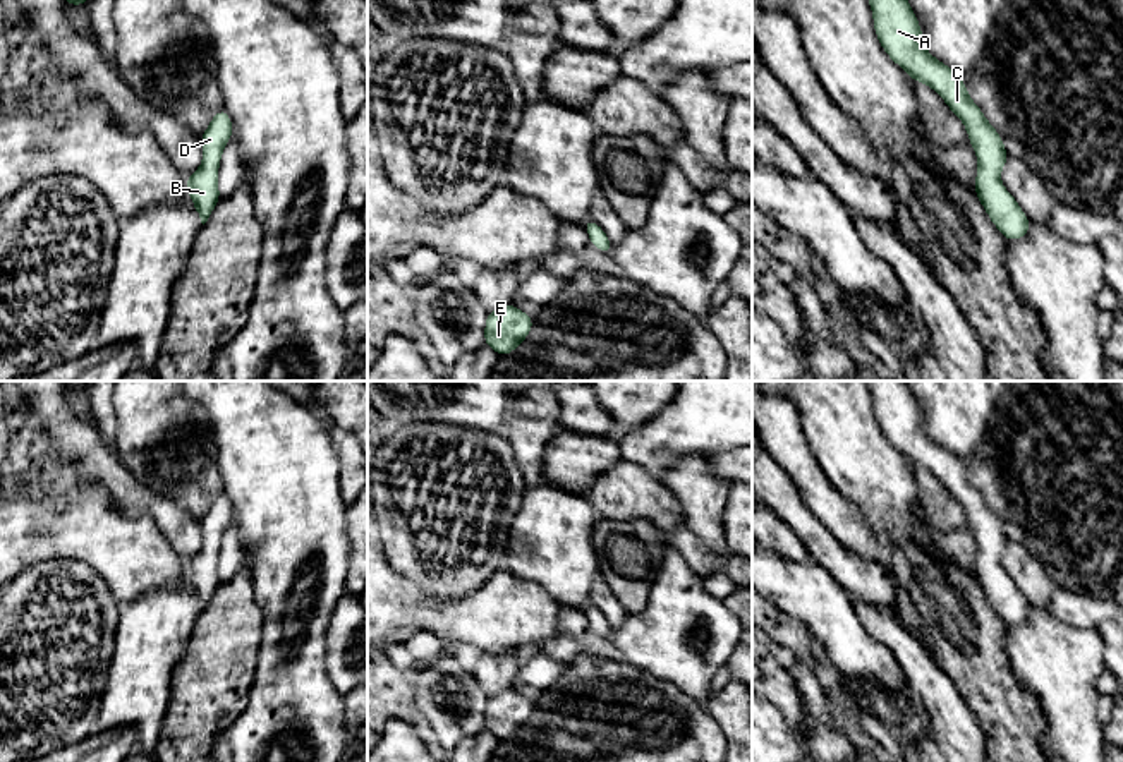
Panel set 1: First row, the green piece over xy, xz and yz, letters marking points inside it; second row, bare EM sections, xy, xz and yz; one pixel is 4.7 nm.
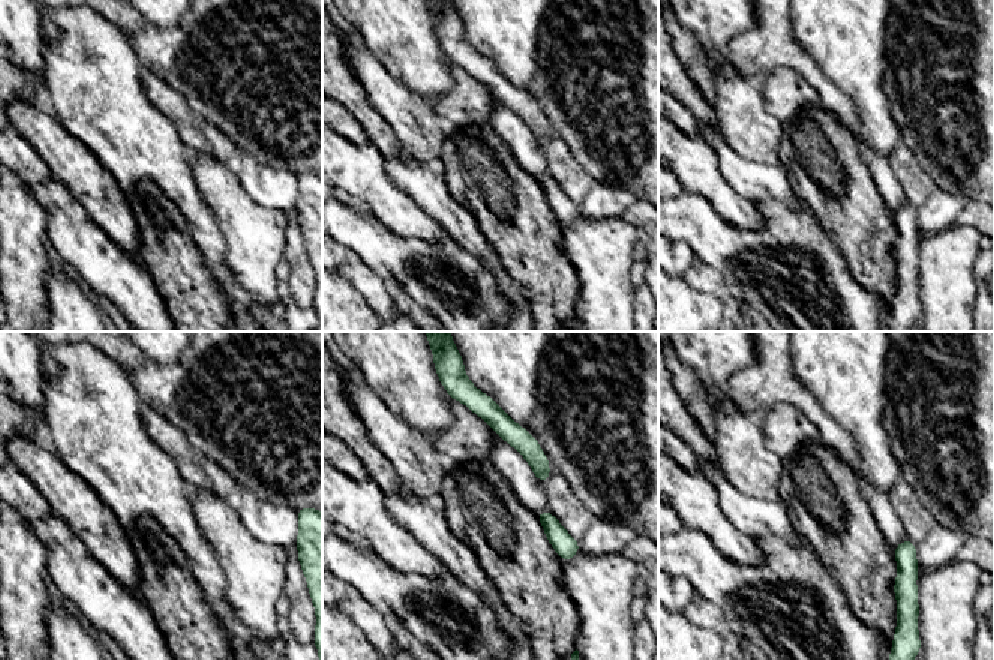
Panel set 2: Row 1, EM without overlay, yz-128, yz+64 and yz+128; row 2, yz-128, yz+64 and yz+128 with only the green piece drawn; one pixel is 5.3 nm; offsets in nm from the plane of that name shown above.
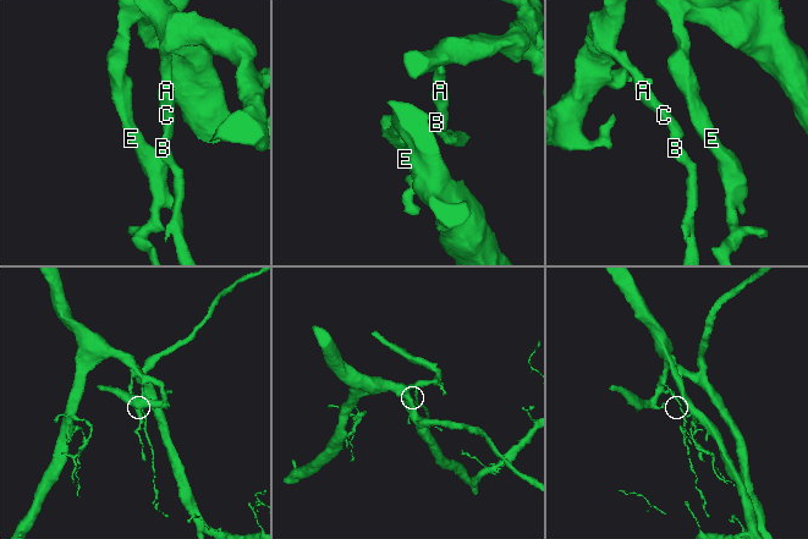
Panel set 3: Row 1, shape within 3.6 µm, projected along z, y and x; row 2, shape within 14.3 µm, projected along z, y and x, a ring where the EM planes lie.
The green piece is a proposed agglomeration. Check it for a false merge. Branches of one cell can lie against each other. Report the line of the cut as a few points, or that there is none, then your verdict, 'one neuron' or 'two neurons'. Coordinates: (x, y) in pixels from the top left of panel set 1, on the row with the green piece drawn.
cut none; one neuron

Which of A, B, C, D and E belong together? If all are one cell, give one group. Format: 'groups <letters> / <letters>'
groups A B C D E

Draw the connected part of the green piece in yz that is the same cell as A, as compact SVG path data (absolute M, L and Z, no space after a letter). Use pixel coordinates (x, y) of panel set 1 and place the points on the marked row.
M869 0L874 31L883 50L912 81L932 88L967 127L979 160L974 190L987 216L1006 240L1029 233L1030 220L999 180L1010 154L1003 137L970 100L958 72L934 58L924 46L922 29L907 0Z

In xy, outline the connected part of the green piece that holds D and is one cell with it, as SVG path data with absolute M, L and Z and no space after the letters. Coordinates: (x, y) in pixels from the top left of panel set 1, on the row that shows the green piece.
M220 108L201 136L203 163L194 173L185 177L187 192L203 225L208 221L222 197L218 190L218 166L232 132L234 125L230 117L225 108Z

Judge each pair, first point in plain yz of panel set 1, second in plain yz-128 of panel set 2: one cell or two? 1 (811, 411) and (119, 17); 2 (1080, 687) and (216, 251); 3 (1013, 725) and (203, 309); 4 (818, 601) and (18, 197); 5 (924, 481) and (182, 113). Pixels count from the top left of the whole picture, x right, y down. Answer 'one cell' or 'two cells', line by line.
1: two cells
2: two cells
3: one cell
4: two cells
5: one cell

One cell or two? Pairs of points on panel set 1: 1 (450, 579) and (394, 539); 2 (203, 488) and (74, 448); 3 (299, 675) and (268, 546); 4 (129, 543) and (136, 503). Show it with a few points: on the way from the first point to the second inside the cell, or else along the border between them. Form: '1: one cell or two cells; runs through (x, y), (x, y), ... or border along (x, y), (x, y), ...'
1: one cell; runs through (438, 565), (421, 565), (407, 553)
2: two cells; border along (114, 452), (138, 479), (153, 489)
3: one cell; runs through (313, 630), (327, 589), (327, 553), (313, 544)
4: two cells; border along (103, 488), (117, 510), (148, 514), (167, 538)

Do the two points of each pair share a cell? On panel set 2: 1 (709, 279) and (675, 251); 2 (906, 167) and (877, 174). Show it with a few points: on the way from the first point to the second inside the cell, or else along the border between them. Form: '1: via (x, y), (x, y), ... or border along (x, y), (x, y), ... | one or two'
1: border along (696, 257), (681, 276) | two
2: border along (886, 159), (909, 201) | two

